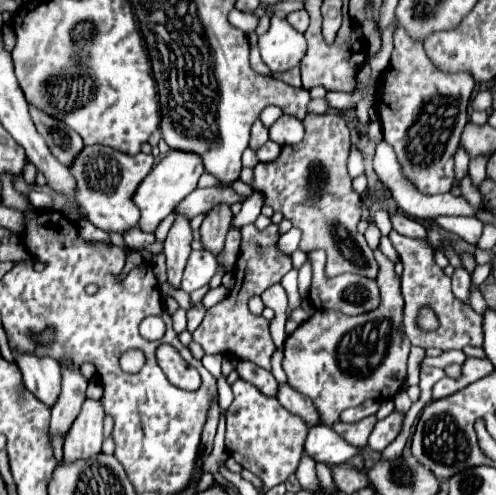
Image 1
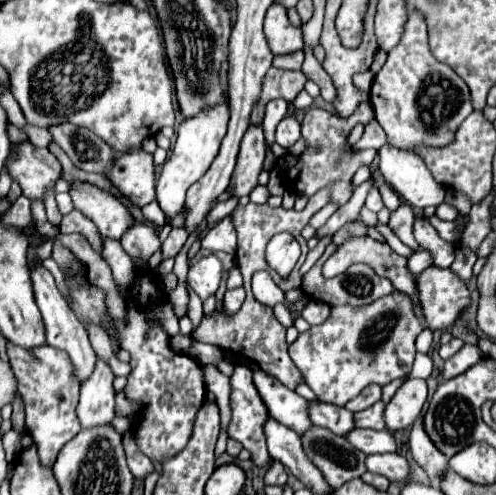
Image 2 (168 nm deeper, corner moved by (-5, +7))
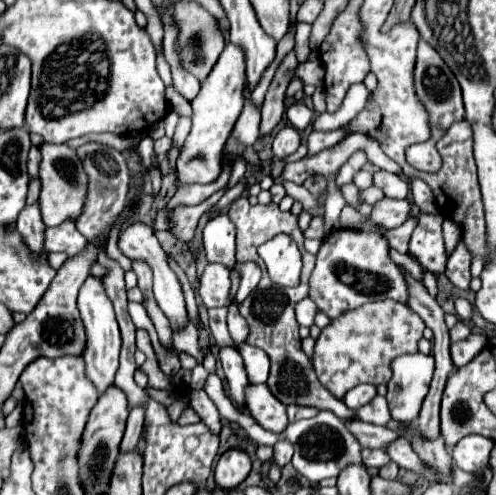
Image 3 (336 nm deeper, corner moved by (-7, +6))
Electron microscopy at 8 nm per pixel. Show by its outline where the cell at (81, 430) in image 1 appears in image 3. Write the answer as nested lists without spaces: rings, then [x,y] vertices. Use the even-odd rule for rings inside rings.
[[[89,276],[81,290],[79,290],[79,298],[77,298],[77,308],[81,312],[81,320],[85,326],[85,350],[83,350],[83,360],[85,360],[85,374],[87,378],[93,382],[93,386],[97,388],[97,394],[105,394],[109,386],[113,386],[113,378],[117,374],[119,368],[119,348],[121,348],[121,334],[119,334],[119,326],[115,320],[115,312],[113,306],[99,282],[99,278]]]

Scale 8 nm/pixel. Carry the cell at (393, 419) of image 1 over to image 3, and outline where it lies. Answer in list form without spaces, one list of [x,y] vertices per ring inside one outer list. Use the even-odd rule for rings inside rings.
[[[403,354],[395,358],[393,378],[387,384],[389,412],[395,422],[409,424],[419,416],[421,404],[429,392],[429,382],[433,376],[433,356]]]

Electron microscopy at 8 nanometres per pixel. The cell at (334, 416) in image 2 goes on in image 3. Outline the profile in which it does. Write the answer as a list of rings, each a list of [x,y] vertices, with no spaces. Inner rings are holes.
[[[351,418],[345,424],[347,424],[347,430],[359,440],[363,448],[385,448],[397,436],[397,432],[387,426],[367,424],[367,422],[361,422],[359,418]]]

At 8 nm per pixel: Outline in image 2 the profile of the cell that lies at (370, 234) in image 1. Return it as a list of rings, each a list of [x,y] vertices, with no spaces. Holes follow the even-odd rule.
[[[371,185],[371,189],[369,189],[365,205],[367,205],[373,213],[379,213],[379,209],[383,207],[383,201],[381,201],[381,195],[379,195],[379,189],[377,189],[375,185]]]

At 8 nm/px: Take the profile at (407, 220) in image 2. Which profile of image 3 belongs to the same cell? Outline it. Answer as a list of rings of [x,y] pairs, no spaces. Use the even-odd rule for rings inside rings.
[[[383,198],[373,206],[371,220],[385,228],[399,228],[411,216],[409,200],[391,200]]]

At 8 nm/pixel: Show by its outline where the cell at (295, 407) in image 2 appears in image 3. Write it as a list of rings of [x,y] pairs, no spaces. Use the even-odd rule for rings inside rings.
[[[289,404],[287,406],[287,416],[289,416],[289,422],[297,422],[297,420],[303,420],[303,418],[311,418],[315,416],[319,410],[311,408],[311,406],[299,406],[299,404]]]

